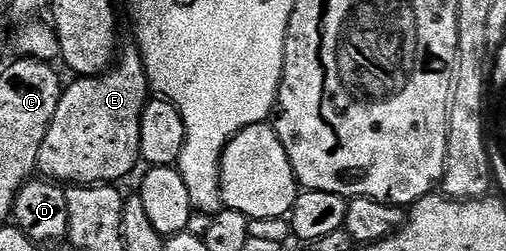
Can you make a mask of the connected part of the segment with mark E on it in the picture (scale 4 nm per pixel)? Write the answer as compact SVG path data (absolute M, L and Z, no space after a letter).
M136 48L130 50L122 49L119 57L114 61L113 65L103 74L96 76L81 76L64 87L59 100L59 108L55 108L55 120L51 120L51 128L47 132L47 136L43 136L43 148L39 148L39 160L37 161L37 170L40 177L58 184L76 184L79 186L96 186L98 184L117 184L120 178L125 178L132 172L141 162L141 149L139 148L139 124L143 120L143 108L149 103L151 97L151 74L146 70L143 60L141 59L141 51Z

